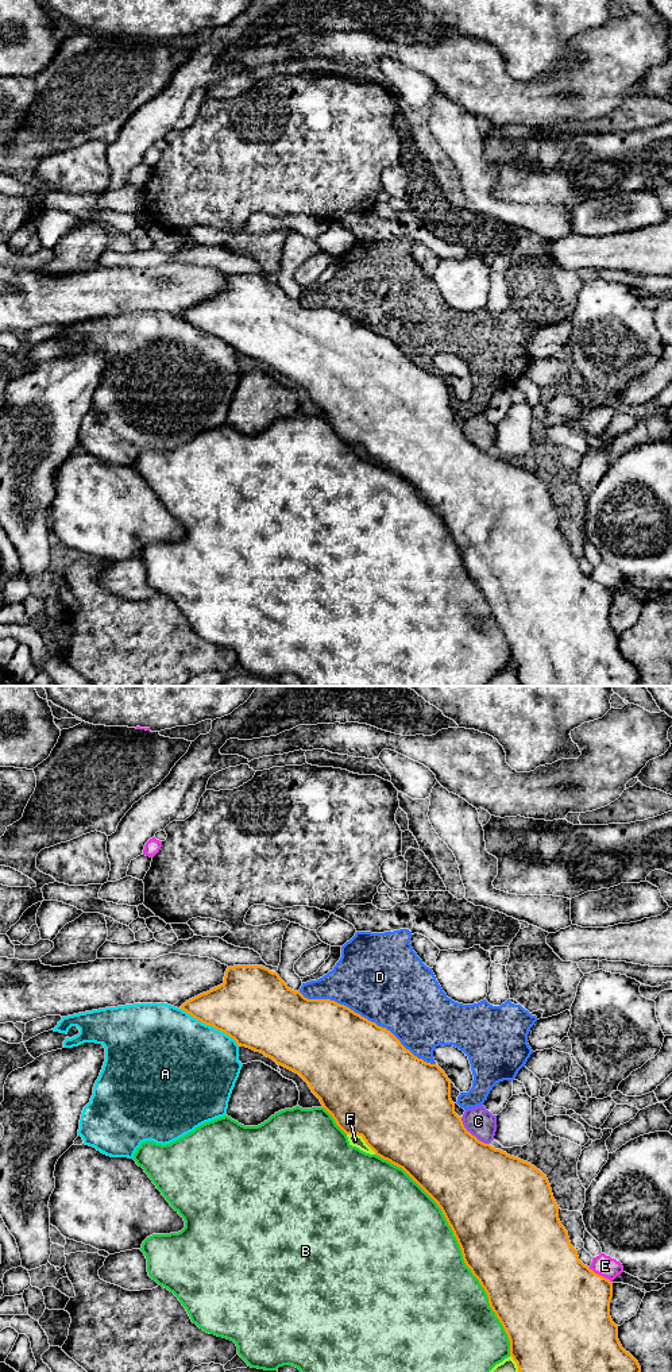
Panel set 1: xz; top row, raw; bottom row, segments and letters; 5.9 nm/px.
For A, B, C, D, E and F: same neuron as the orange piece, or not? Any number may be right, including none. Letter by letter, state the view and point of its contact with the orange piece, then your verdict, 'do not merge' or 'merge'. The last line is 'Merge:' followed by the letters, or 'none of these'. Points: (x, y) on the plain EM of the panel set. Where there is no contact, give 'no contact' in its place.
A: xz (211, 334) | do not merge
B: xz (460, 557) | do not merge
C: xz (471, 443) | do not merge
D: xz (366, 327) | do not merge
E: xz (599, 584) | do not merge
F: xz (363, 447) | do not merge
Merge: none of these

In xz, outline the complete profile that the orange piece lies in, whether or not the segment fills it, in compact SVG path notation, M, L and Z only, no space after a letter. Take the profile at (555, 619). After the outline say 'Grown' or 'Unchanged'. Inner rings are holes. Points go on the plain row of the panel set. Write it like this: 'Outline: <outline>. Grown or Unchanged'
Outline: M262 274L228 275L224 292L186 309L181 317L205 334L213 335L233 347L237 354L260 361L277 373L298 382L320 408L323 416L332 424L336 433L345 443L362 444L376 465L402 477L441 517L453 544L461 558L463 569L472 583L484 597L490 616L502 632L509 650L510 664L517 671L521 686L637 686L641 681L638 670L626 660L618 648L618 635L610 625L613 591L584 574L578 559L571 554L568 540L559 528L559 514L553 506L547 485L528 470L510 465L490 452L479 450L463 433L461 425L455 421L451 408L451 389L437 374L424 370L406 358L401 350L386 336L378 335L349 316L331 308L308 308L300 298L294 300L277 281Z. Unchanged

